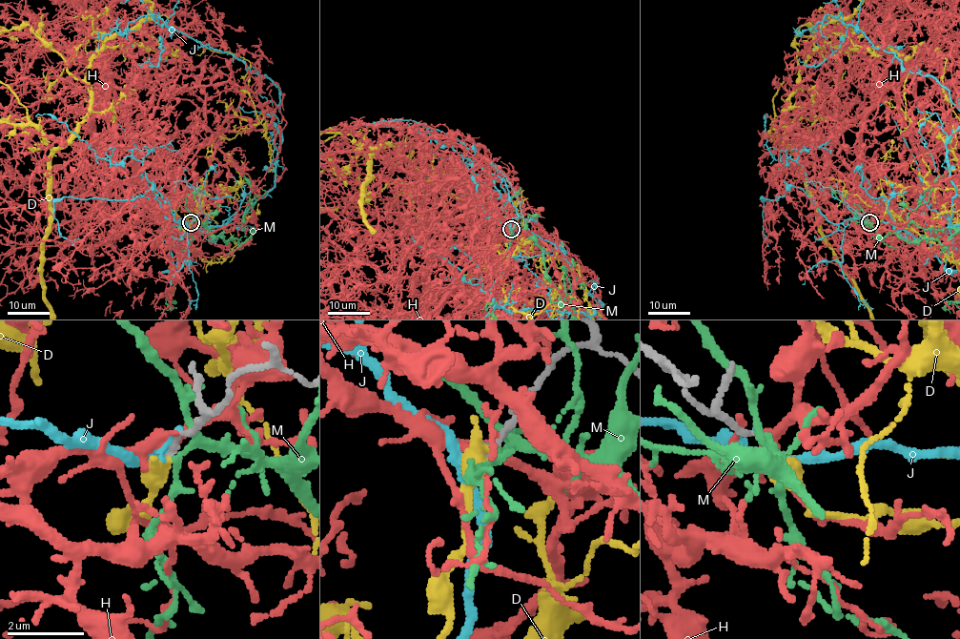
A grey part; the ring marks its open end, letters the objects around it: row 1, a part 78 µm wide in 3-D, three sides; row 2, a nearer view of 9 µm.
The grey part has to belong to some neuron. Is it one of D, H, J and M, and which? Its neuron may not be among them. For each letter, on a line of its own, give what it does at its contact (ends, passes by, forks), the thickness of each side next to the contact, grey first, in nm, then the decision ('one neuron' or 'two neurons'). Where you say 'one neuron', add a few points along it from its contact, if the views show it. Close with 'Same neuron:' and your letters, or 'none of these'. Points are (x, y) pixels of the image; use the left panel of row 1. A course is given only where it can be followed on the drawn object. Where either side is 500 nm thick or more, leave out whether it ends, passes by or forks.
D: it ends; calibres 160 and 480 nm; two neurons
H: it forks; calibres 190 and 240 nm; two neurons
J: it passes by; calibres 190 and 100 nm; two neurons
M: it forks; calibres 170 and 160 nm; two neurons
Same neuron: none of these

